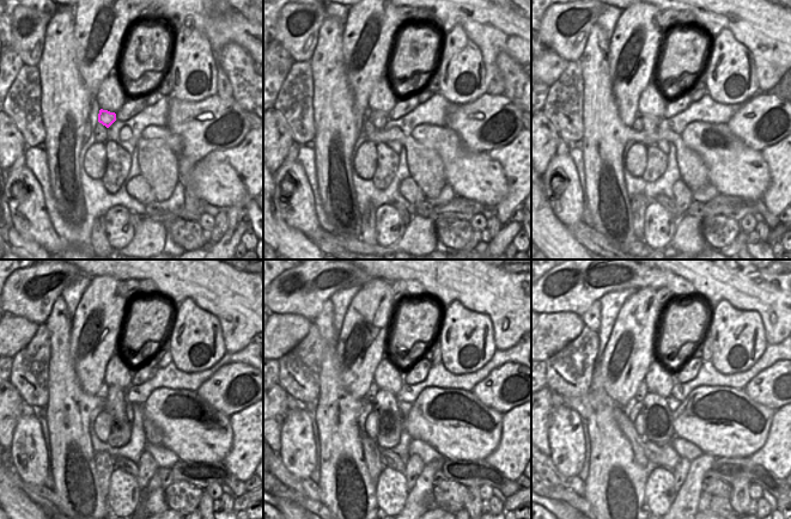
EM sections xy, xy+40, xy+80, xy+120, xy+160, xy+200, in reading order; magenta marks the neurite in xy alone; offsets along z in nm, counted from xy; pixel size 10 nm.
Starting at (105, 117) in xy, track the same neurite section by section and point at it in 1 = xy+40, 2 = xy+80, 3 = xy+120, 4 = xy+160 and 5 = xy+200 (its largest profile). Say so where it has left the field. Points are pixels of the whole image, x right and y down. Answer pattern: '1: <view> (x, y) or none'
1: xy+40 (378, 118)
2: xy+80 (650, 122)
3: xy+120 (115, 404)
4: xy+160 (390, 421)
5: xy+200 (657, 415)

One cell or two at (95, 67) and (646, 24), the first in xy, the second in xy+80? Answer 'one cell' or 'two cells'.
one cell

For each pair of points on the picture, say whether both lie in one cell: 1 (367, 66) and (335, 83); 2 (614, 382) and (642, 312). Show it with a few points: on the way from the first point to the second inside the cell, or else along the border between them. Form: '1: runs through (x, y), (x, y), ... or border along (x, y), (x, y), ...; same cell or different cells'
1: border along (341, 49), (346, 80), (351, 90), (353, 104); different cells
2: runs through (624, 365), (634, 329); same cell

